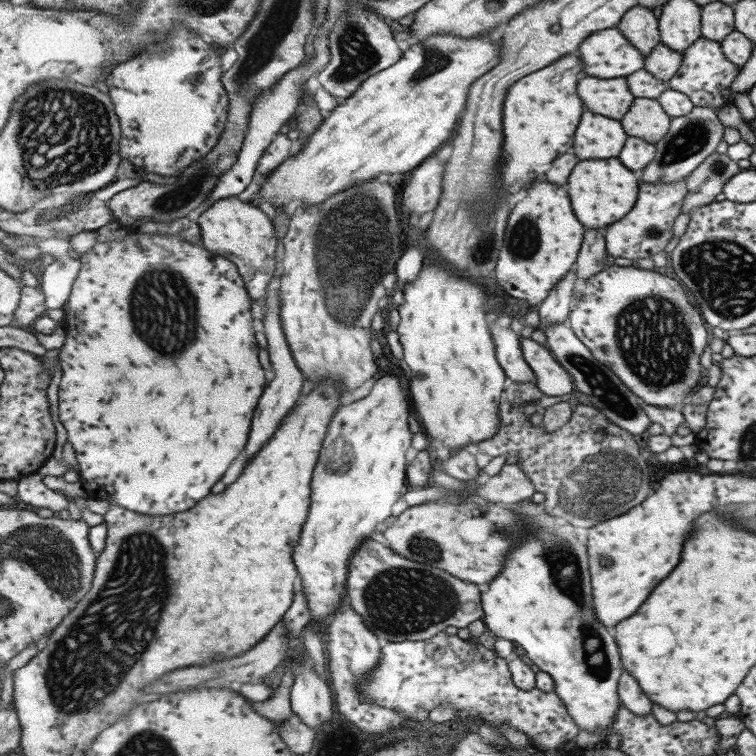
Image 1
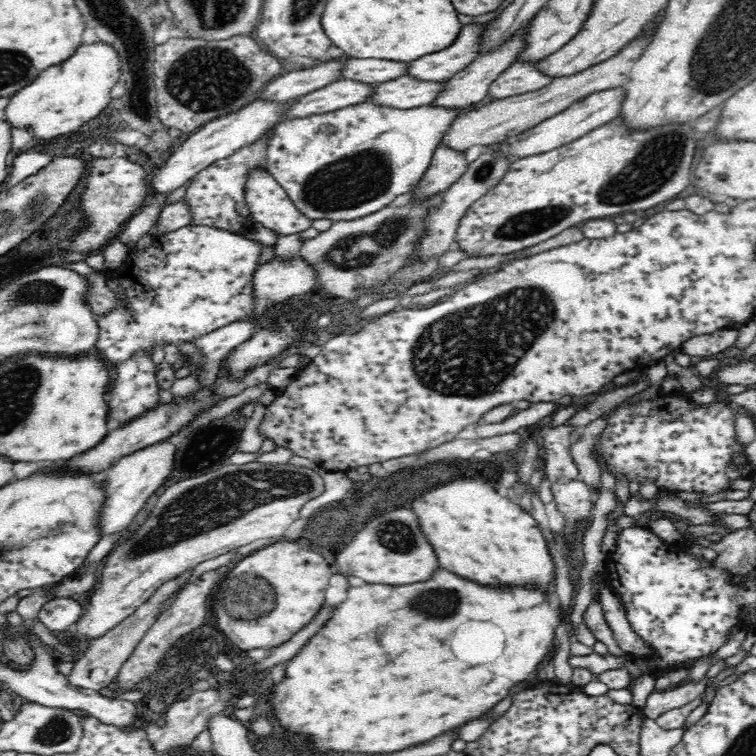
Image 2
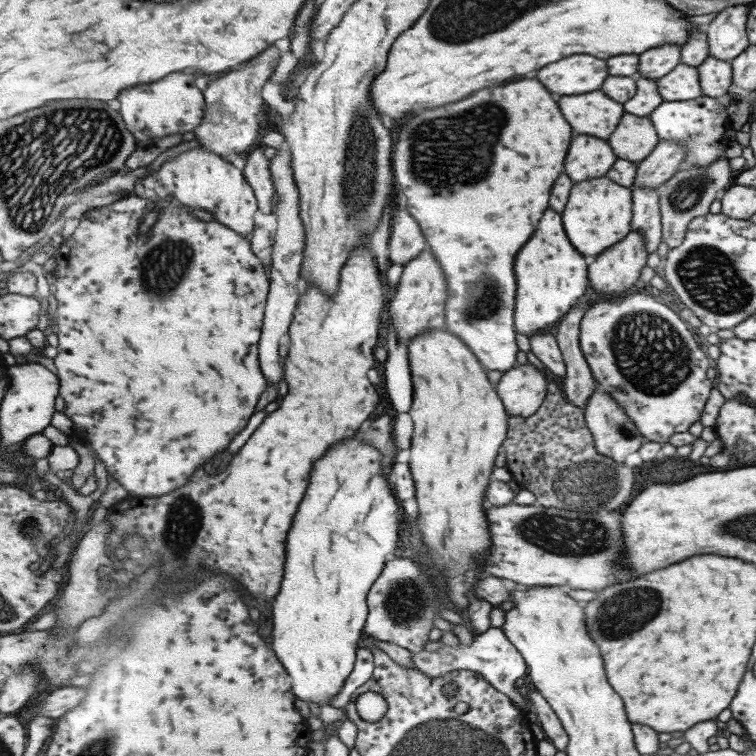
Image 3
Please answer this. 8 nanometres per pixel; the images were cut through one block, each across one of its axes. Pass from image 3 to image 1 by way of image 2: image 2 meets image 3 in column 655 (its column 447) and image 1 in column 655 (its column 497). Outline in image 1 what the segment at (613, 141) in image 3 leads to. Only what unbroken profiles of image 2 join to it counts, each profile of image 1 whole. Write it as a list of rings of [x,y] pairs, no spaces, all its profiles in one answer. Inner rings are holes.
[[[636,98],[632,109],[621,122],[628,135],[654,144],[671,128],[671,118],[656,99]]]

